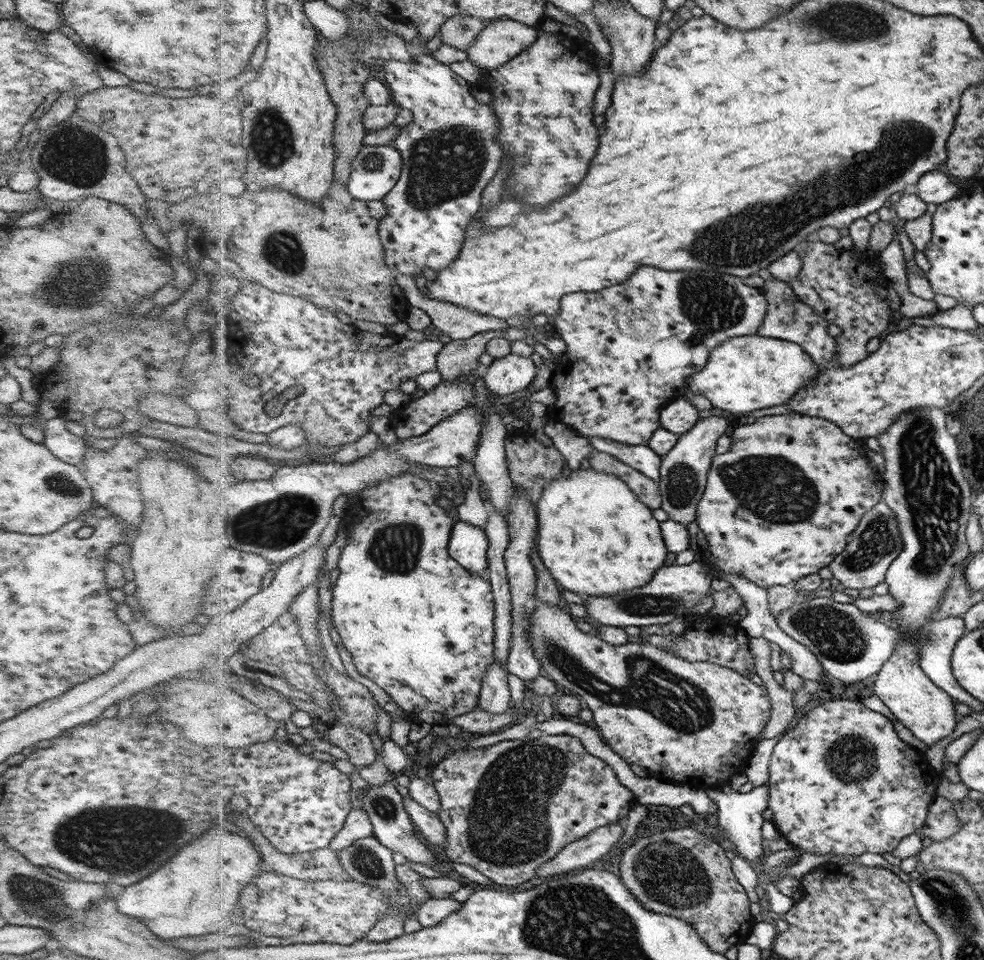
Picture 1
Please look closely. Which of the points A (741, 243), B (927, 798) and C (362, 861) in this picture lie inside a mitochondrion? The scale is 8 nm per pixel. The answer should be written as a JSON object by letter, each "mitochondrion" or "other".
{"A":"mitochondrion","B":"other","C":"mitochondrion"}

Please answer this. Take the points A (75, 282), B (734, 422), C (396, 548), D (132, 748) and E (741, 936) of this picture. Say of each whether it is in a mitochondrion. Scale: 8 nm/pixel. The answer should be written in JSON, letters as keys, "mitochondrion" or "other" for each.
{"A":"mitochondrion","B":"other","C":"mitochondrion","D":"other","E":"other"}

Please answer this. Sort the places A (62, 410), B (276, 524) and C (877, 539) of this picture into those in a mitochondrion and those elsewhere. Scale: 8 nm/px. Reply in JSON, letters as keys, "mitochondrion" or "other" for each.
{"A":"other","B":"mitochondrion","C":"mitochondrion"}

